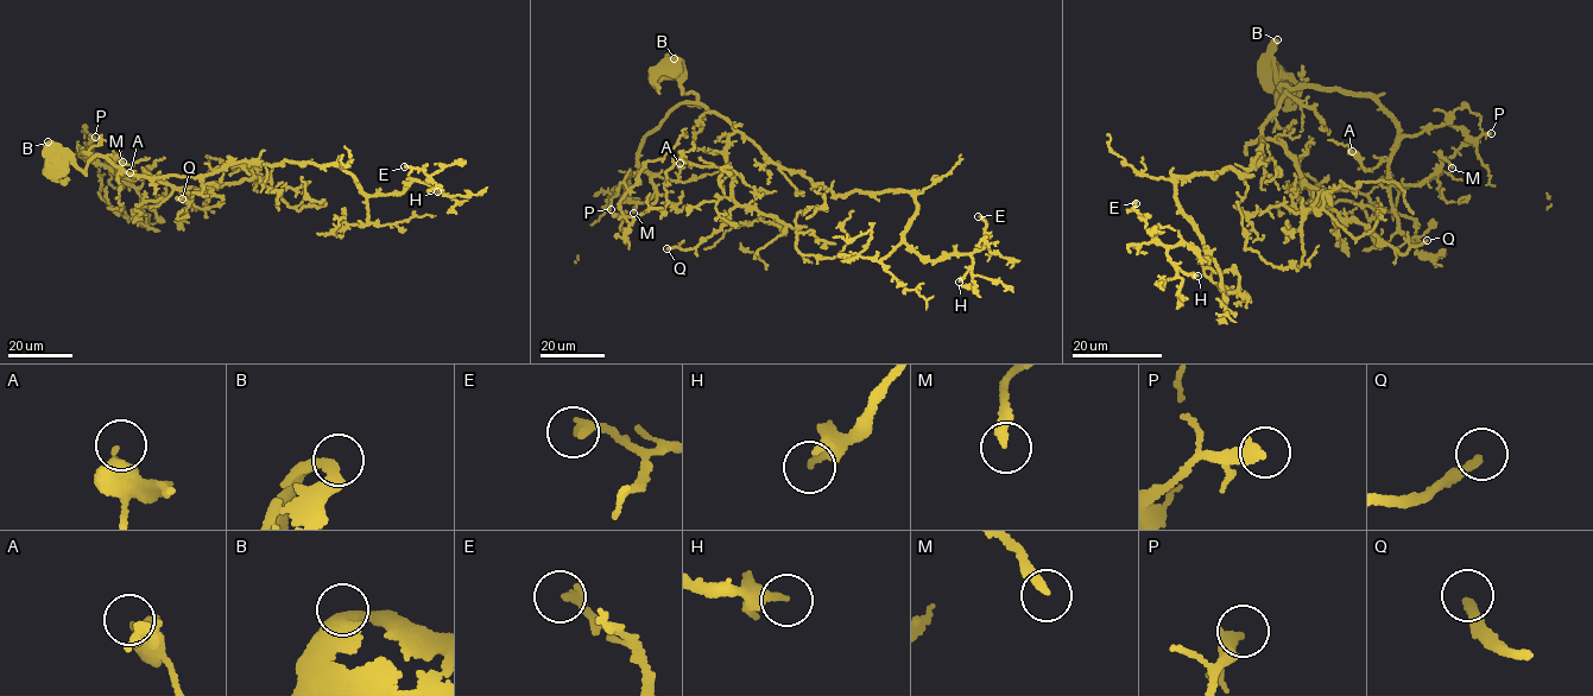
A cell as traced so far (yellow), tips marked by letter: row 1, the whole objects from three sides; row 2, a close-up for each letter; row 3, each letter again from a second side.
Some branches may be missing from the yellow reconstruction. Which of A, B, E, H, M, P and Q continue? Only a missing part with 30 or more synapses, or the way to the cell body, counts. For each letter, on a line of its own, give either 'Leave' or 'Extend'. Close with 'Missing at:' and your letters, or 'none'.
A: Leave
B: Leave
E: Leave
H: Leave
M: Extend
P: Extend
Q: Extend
Missing at: M, P, Q

